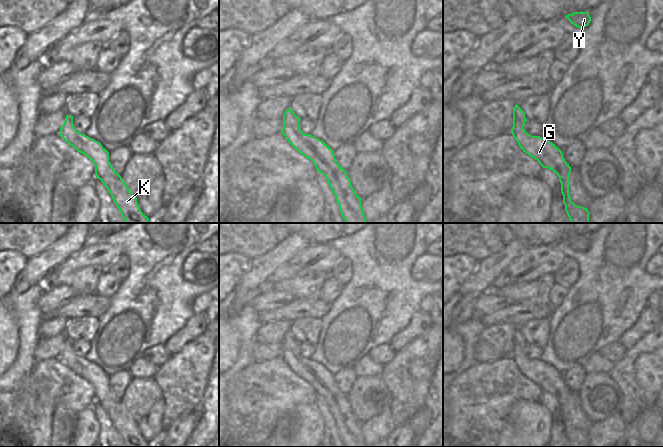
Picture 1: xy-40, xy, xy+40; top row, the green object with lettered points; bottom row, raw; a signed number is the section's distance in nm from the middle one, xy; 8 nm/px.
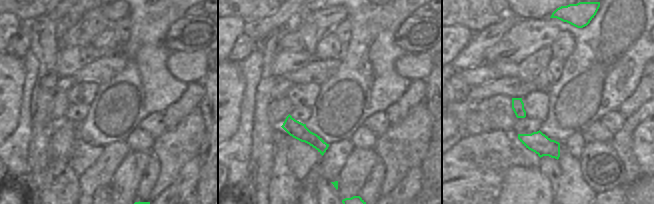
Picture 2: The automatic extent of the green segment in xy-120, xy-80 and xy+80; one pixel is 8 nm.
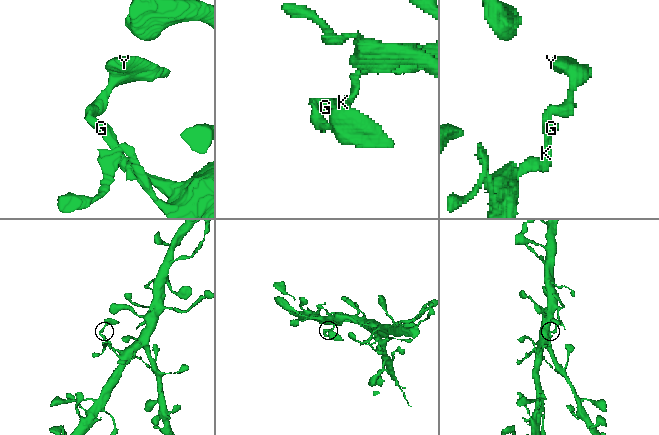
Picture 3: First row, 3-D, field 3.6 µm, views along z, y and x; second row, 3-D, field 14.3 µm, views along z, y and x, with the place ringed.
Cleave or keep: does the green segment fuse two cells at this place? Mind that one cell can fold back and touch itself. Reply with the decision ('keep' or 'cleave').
keep

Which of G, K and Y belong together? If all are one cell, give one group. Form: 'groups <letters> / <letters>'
groups G K Y

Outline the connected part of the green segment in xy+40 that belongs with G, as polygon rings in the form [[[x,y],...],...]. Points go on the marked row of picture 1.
[[[516,104],[513,109],[511,133],[523,152],[534,158],[543,168],[552,170],[561,183],[561,193],[565,211],[572,223],[589,223],[589,211],[571,201],[569,195],[569,175],[571,167],[565,161],[562,151],[552,142],[528,134],[524,125],[527,119],[523,110]]]

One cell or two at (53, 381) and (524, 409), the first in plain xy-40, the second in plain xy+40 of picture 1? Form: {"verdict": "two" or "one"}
{"verdict": "two"}

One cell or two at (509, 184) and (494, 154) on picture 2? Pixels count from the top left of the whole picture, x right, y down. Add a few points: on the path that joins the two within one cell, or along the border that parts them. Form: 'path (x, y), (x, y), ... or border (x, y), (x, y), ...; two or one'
border (526, 167), (511, 166), (499, 193); two

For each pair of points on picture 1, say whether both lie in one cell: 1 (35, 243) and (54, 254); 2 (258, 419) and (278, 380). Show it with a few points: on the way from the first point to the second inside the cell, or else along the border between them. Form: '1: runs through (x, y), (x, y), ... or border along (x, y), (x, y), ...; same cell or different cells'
1: border along (57, 238), (39, 253), (27, 258); different cells
2: runs through (258, 409), (258, 400), (268, 390); same cell

